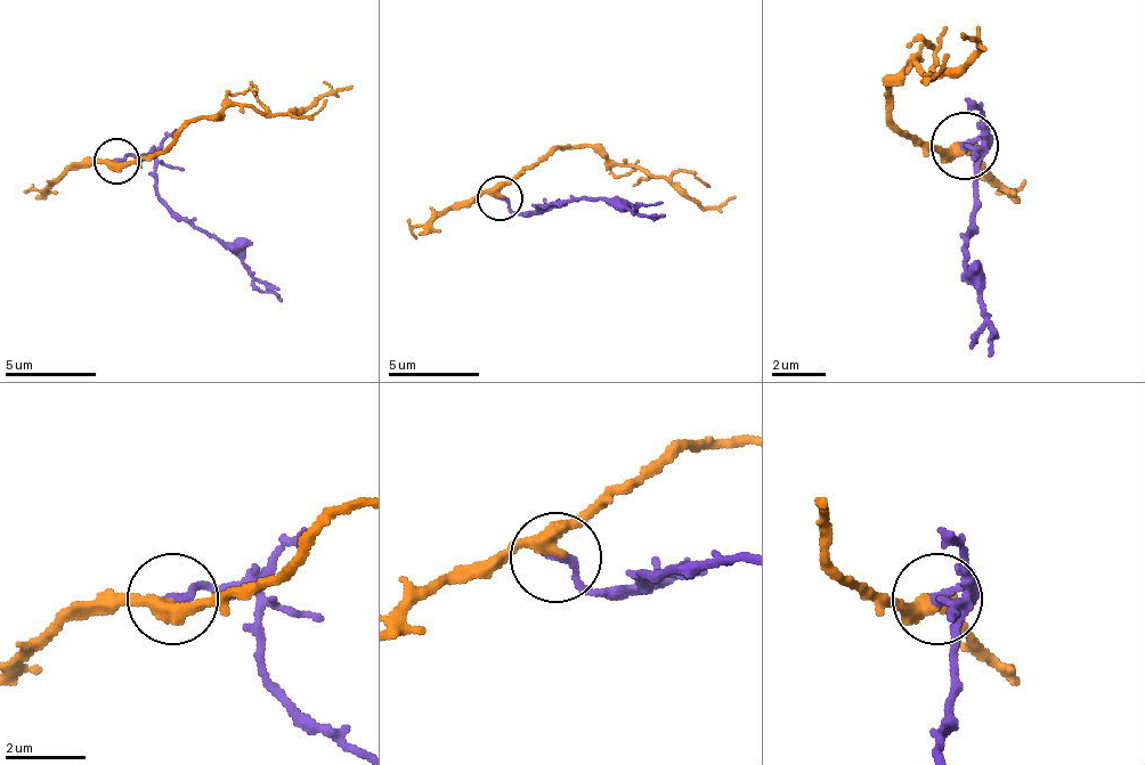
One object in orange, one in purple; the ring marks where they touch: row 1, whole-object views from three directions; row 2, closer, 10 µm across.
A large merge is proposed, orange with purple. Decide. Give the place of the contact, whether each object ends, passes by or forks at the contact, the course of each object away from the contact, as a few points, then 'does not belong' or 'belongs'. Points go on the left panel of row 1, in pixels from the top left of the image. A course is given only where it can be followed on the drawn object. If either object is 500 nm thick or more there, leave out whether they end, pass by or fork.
at (116, 161); orange passes by; purple ends there; orange runs (115, 162), (156, 157), (192, 121), (214, 121), (228, 107), (306, 112), (351, 84); purple runs (115, 162), (129, 153), (152, 157), (156, 193), (214, 234), (256, 284), (278, 298); belongs

